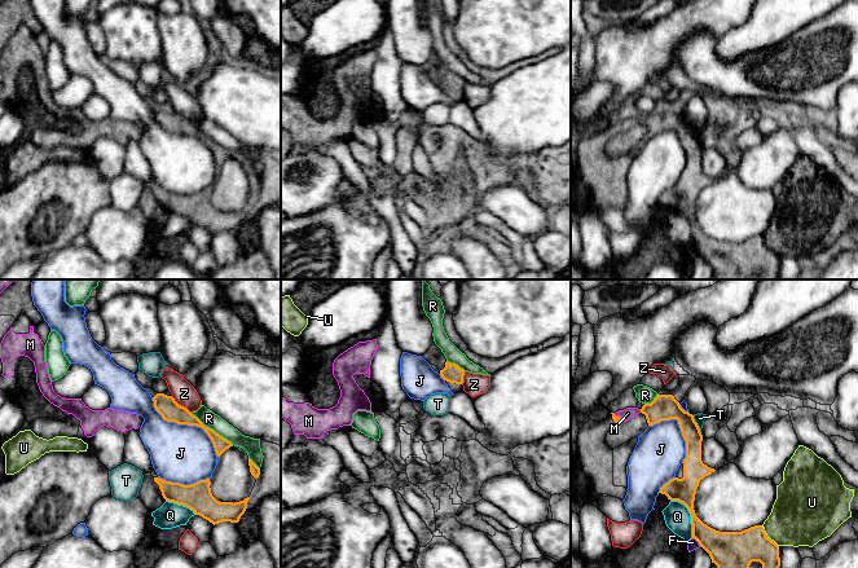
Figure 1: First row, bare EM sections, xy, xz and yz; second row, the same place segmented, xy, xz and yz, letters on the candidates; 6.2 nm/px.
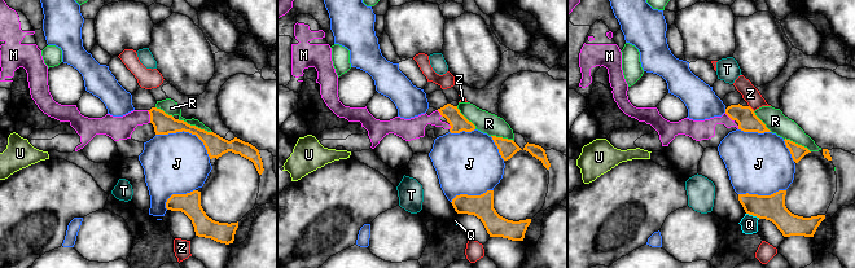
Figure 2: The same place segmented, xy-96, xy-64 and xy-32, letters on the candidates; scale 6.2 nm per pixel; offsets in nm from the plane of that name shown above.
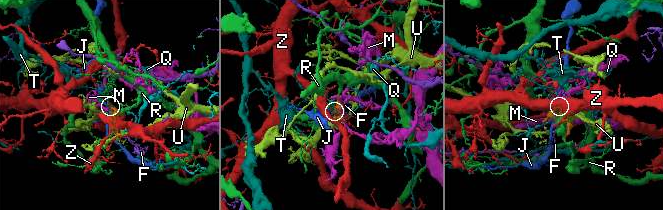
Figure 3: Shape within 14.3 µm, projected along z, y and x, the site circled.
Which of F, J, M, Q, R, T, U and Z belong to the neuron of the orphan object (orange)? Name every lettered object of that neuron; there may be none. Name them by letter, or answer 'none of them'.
M

